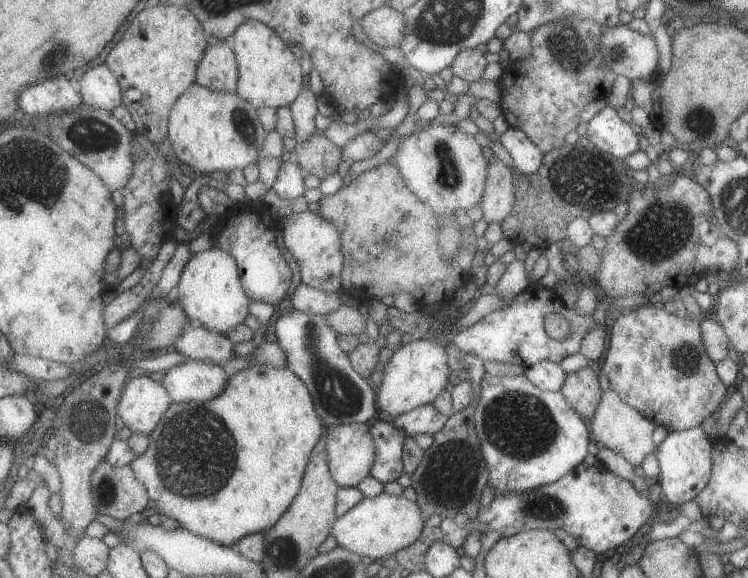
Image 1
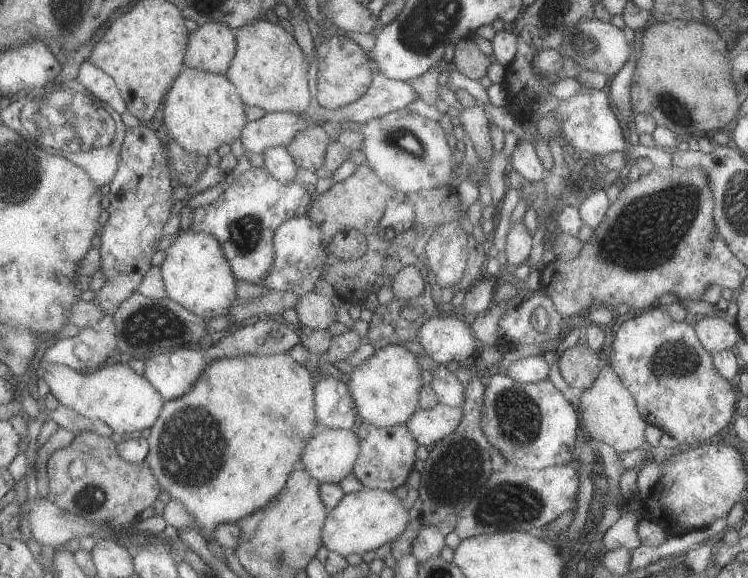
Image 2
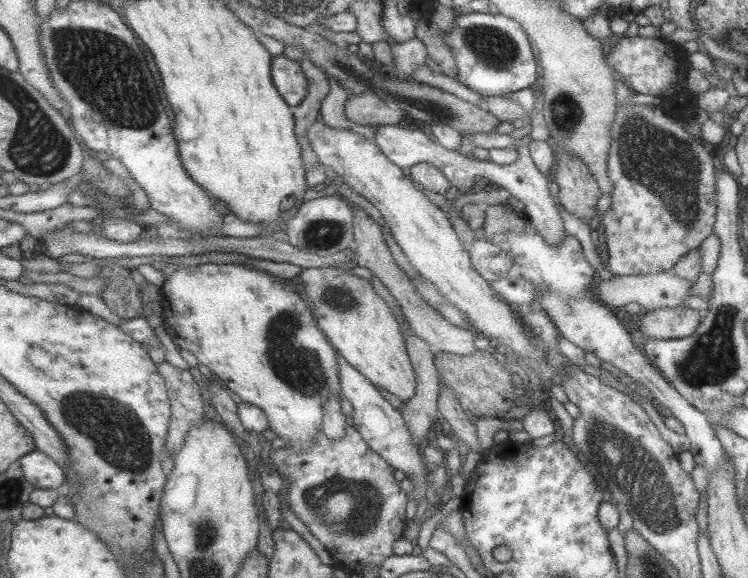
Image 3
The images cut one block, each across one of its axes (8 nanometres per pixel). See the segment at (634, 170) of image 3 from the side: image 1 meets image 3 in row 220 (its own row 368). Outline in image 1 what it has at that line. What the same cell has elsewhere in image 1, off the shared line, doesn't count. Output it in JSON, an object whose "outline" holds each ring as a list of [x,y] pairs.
{"outline":[[[641,300],[634,308],[623,312],[613,322],[608,337],[607,356],[602,371],[609,380],[610,389],[628,404],[645,413],[656,426],[668,430],[681,430],[700,426],[701,422],[719,409],[731,389],[719,380],[714,363],[707,356],[699,332],[699,323],[692,318],[679,318],[666,312],[660,305]]]}

